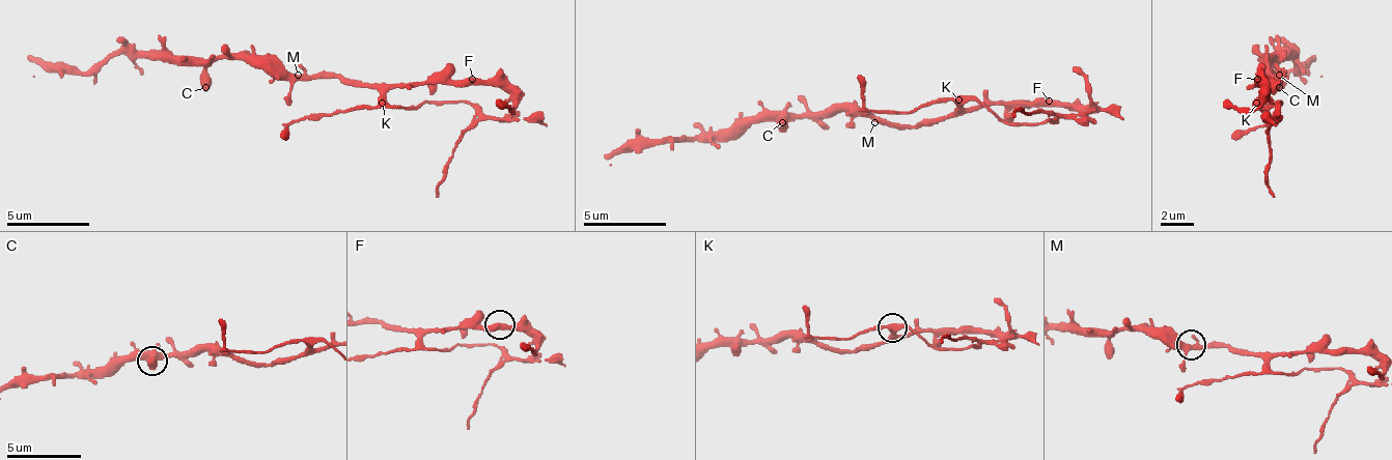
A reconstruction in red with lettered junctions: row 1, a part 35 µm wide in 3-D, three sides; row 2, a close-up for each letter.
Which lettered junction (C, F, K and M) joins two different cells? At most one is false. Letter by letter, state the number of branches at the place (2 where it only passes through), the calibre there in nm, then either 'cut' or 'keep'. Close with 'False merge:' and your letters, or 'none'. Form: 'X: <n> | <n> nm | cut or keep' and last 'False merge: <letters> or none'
C: 1 | 550 nm | keep
F: 2 | 400 nm | keep
K: 3 | 320 nm | cut
M: 3 | 280 nm | keep
False merge: K

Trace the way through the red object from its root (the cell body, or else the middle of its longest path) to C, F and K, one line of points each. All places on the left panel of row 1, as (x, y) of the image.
C: (302, 75), (276, 75), (263, 62), (218, 58), (205, 70), (205, 87)
F: (302, 75), (356, 79), (360, 83), (468, 83), (472, 79)
K: (302, 75), (368, 83), (381, 95), (381, 104)

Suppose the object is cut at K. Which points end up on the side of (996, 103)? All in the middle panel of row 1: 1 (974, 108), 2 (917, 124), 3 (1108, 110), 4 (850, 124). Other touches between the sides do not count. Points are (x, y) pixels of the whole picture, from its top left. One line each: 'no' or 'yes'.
1: yes
2: yes
3: no
4: yes

